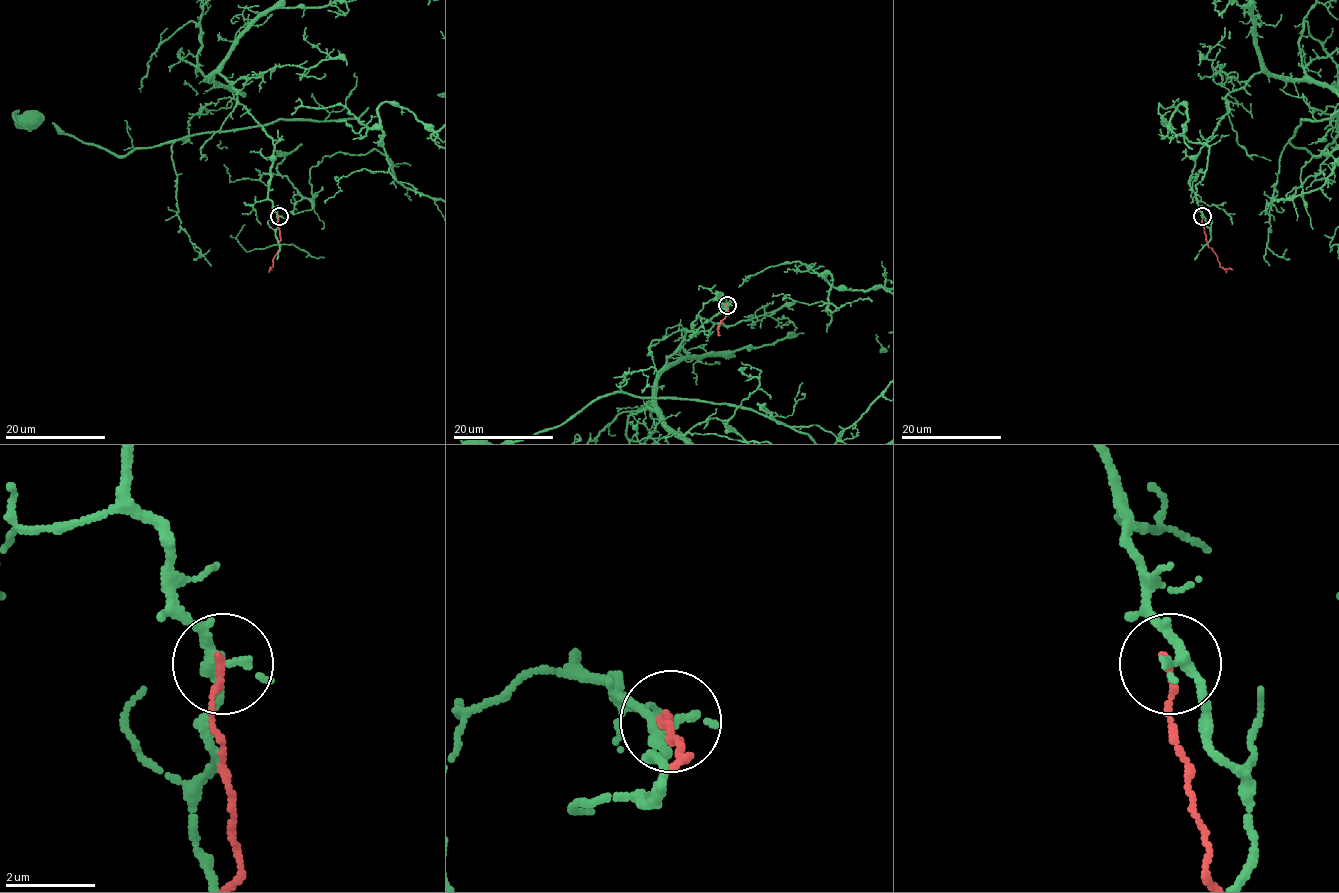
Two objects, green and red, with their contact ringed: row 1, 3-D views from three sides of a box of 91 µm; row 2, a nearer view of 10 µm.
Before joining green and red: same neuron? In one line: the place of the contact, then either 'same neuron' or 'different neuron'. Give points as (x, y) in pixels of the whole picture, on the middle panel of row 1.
(727, 305) | different neuron

